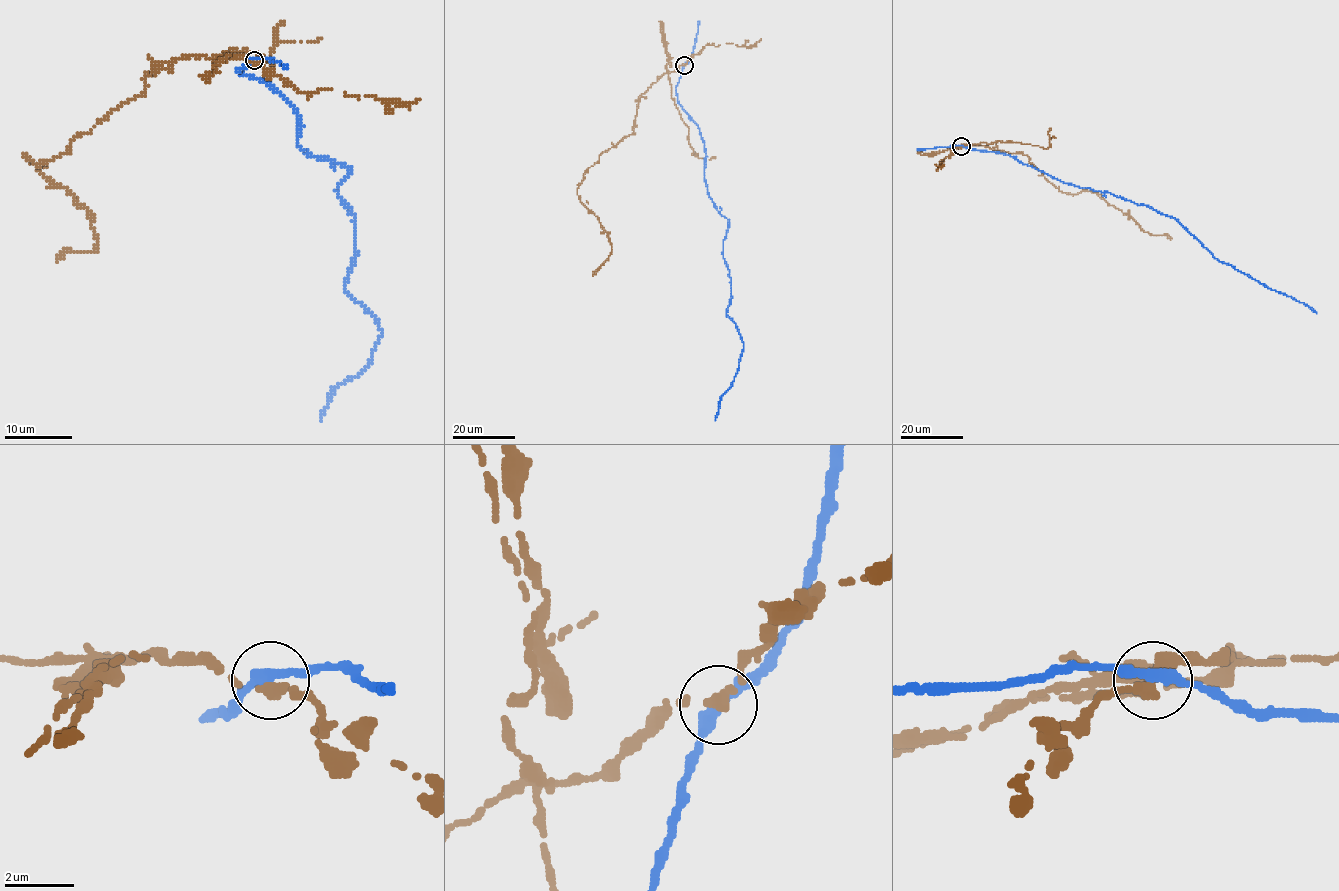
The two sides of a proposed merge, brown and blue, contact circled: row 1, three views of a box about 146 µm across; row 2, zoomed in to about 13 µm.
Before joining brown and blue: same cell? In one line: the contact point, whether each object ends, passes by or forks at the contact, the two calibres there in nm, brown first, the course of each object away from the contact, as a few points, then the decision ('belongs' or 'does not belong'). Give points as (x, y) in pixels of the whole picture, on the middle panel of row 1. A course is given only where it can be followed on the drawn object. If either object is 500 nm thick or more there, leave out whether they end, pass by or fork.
place (684, 65); brown ends; blue passes by; calibres 360 and 320 nm; course brown (684, 65), (640, 96), (634, 133), (604, 151), (578, 187), (580, 201), (611, 245), (593, 275); course blue (684, 65), (678, 102), (698, 127), (708, 194), (728, 220), (726, 315), (743, 342), (715, 421); does not belong

